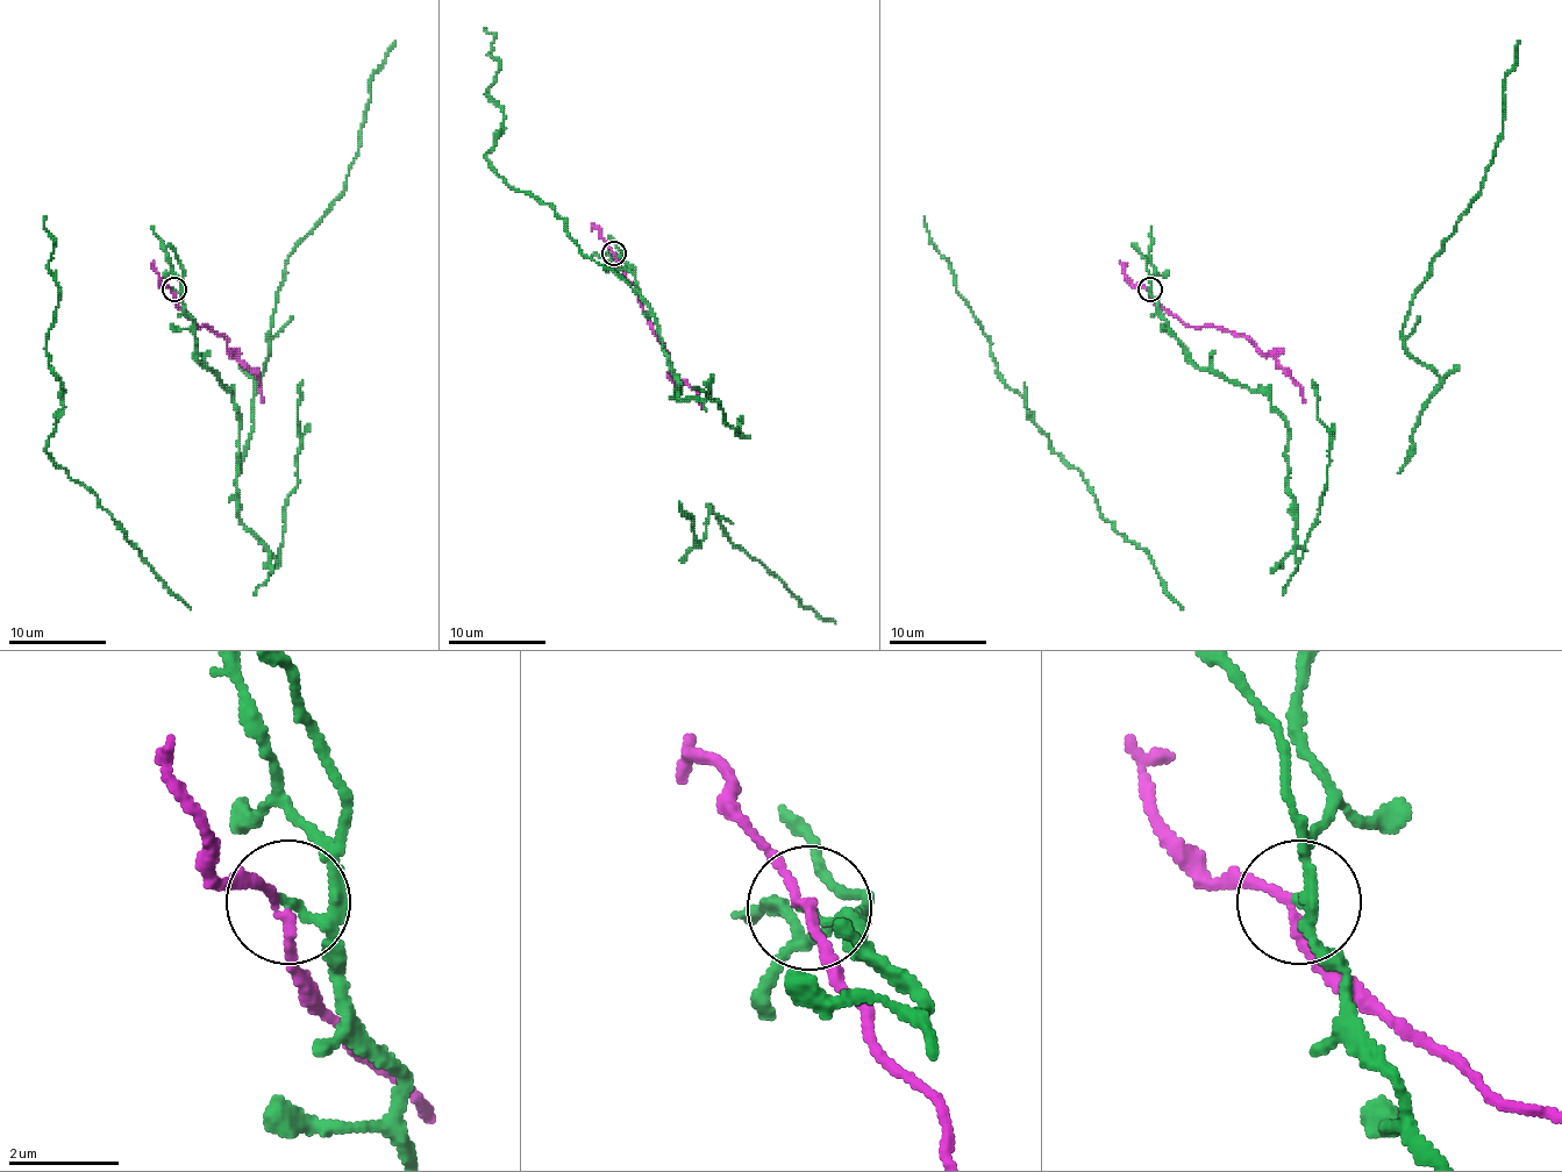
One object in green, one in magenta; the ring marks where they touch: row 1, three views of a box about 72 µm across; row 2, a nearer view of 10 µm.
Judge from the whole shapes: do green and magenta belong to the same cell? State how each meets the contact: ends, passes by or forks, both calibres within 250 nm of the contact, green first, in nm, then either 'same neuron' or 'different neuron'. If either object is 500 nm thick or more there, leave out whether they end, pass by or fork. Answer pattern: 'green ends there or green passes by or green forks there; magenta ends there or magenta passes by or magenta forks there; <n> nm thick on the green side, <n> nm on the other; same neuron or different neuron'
green passes by; magenta passes by; 130 nm thick on the green side, 140 nm on the other; different neuron

